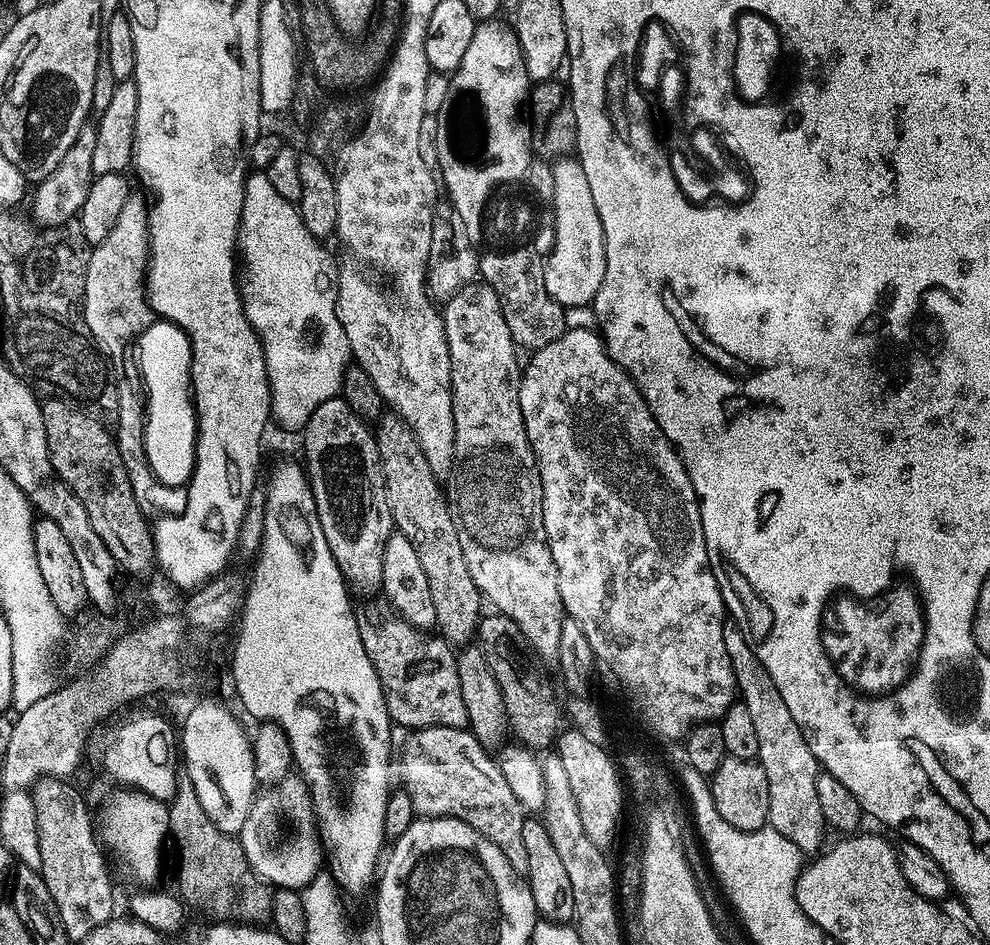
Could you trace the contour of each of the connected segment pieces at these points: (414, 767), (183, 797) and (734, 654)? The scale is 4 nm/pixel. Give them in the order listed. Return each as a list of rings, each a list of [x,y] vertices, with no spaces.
[[[417,728],[411,733],[408,745],[404,748],[404,780],[403,787],[407,788],[414,802],[417,813],[425,816],[453,816],[462,822],[472,824],[502,854],[506,854],[506,862],[515,872],[527,873],[526,842],[522,838],[522,822],[526,819],[526,809],[514,798],[514,790],[510,790],[506,778],[502,774],[499,763],[488,757],[489,749],[481,743],[468,728]]]
[[[187,774],[176,777],[176,793],[168,805],[168,834],[171,843],[180,847],[179,895],[189,905],[197,904],[209,912],[209,917],[226,922],[243,922],[260,926],[272,915],[273,889],[256,876],[247,861],[246,851],[233,833],[218,830],[202,810],[194,782]]]
[[[734,622],[725,623],[724,637],[726,654],[730,658],[739,699],[743,701],[746,709],[750,710],[751,721],[754,722],[755,733],[758,734],[758,762],[762,770],[766,770],[770,786],[768,824],[774,830],[778,830],[782,838],[790,838],[790,842],[798,846],[801,854],[819,853],[826,825],[822,818],[822,806],[818,806],[818,765],[814,754],[810,746],[806,746],[806,738],[798,722],[794,722],[790,710],[786,710],[786,701],[782,699],[782,694],[778,694],[774,678],[770,678],[770,674],[766,674],[766,666],[758,662],[742,630]]]

